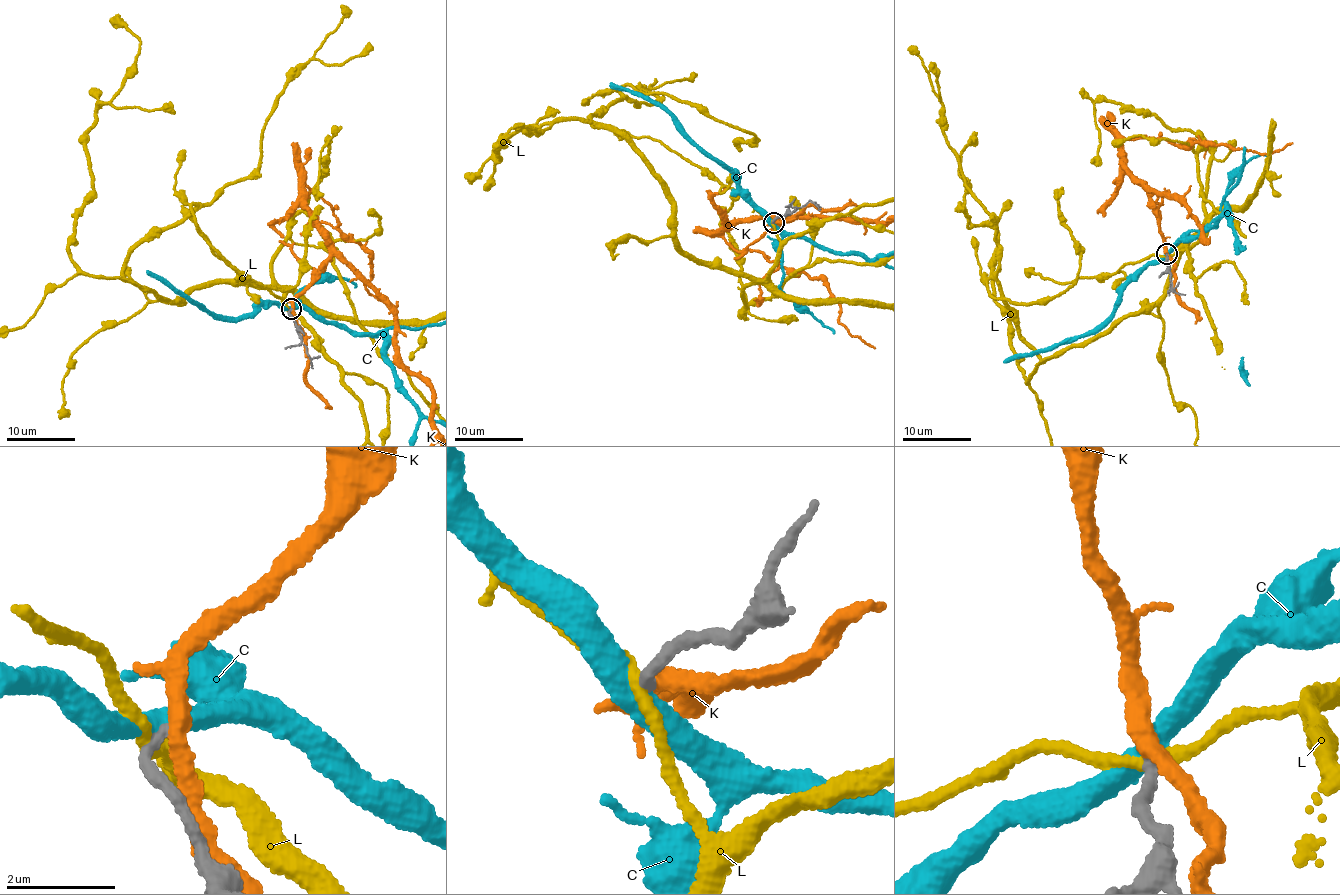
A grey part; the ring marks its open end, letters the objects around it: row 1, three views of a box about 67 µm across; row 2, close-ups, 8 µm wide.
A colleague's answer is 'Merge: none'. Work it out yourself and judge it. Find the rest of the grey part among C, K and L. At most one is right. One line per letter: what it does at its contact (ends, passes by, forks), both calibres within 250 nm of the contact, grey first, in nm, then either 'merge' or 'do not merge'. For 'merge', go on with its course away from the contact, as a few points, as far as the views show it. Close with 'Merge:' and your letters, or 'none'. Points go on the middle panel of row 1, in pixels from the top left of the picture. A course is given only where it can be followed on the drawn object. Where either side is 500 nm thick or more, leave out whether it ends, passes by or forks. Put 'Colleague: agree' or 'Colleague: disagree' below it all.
C: it passes by; 240 nm thick on the grey side, 440 nm on the other; do not merge
K: it passes by; 240 nm thick on the grey side, 320 nm on the other; do not merge
L: it passes by; 240 nm thick on the grey side, 220 nm on the other; do not merge
Merge: none
Colleague: agree

